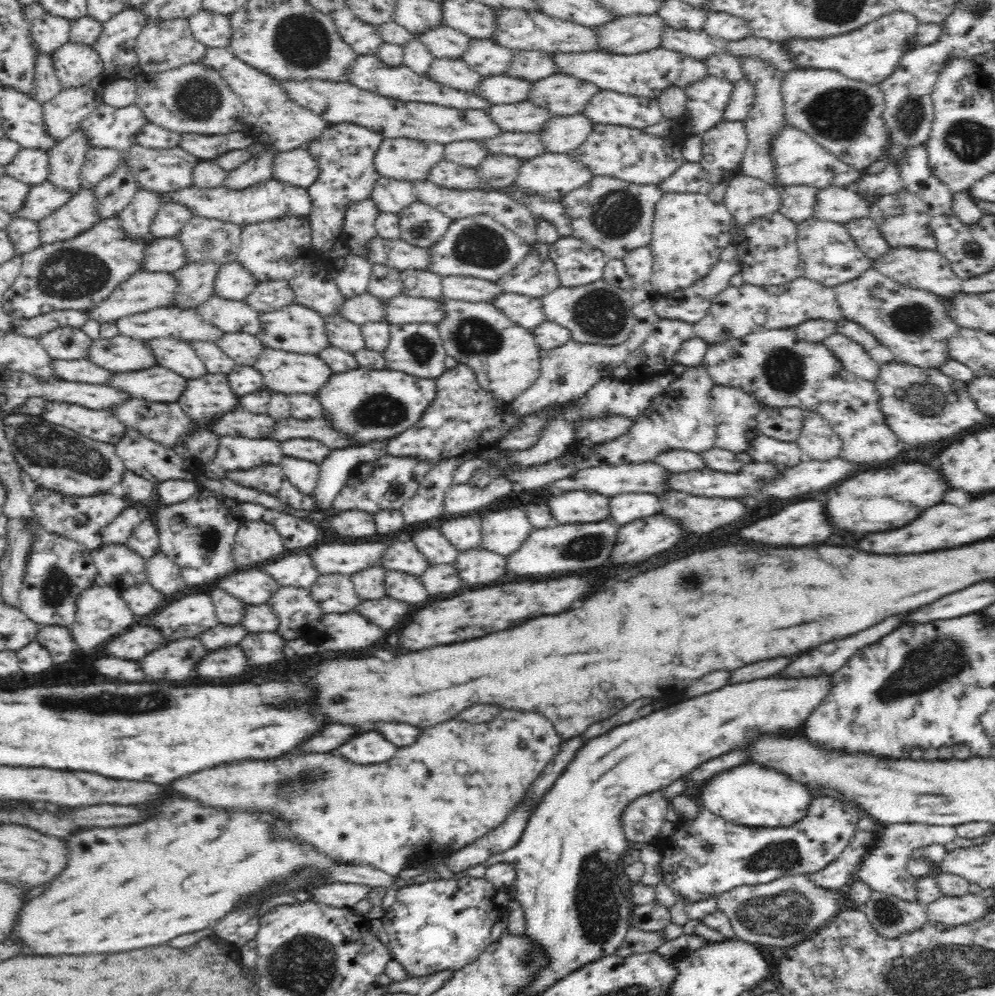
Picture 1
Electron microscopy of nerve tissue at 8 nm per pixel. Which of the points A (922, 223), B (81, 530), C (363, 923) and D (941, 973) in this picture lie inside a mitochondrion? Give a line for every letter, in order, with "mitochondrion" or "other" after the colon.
A: other
B: other
C: other
D: mitochondrion

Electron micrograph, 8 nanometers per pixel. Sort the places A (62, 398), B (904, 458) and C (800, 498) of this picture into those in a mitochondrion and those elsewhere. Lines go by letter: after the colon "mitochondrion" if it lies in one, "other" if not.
A: other
B: other
C: other

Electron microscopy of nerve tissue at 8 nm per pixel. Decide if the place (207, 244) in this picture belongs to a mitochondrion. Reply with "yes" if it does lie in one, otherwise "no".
yes

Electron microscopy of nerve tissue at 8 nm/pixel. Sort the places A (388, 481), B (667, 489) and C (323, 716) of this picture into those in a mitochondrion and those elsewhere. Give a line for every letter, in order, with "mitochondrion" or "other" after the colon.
A: other
B: other
C: other

